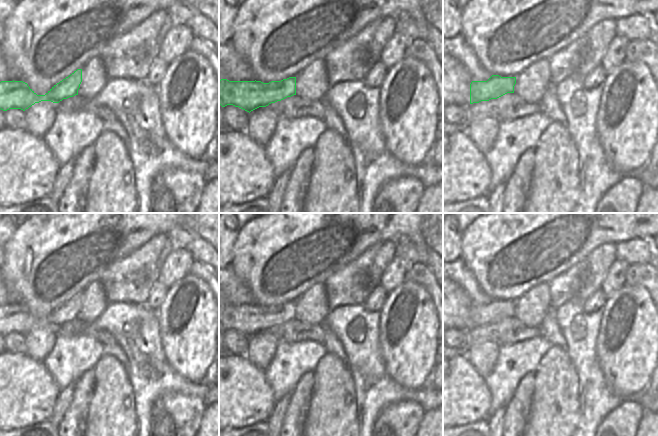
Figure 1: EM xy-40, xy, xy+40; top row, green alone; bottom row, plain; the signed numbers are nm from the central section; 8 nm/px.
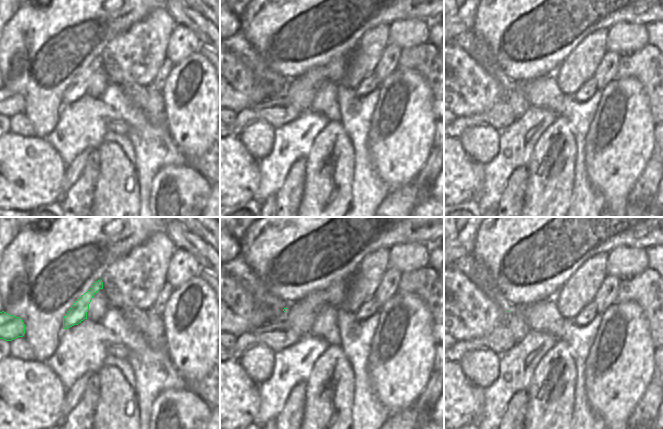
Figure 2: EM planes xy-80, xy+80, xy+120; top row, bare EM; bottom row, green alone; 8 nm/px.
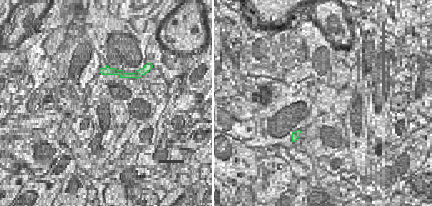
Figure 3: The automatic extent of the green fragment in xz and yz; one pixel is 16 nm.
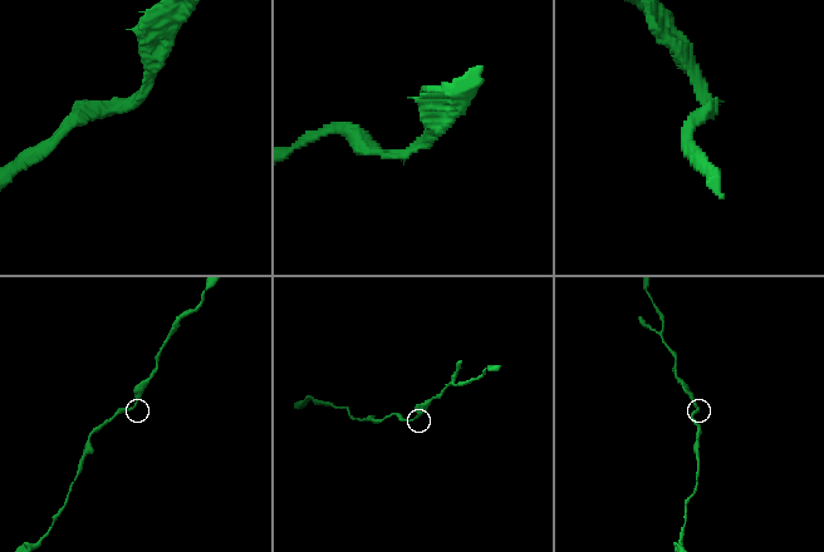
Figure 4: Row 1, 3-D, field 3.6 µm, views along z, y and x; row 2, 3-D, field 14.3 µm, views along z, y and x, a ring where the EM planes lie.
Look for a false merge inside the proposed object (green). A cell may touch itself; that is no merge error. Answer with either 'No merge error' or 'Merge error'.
No merge error.

